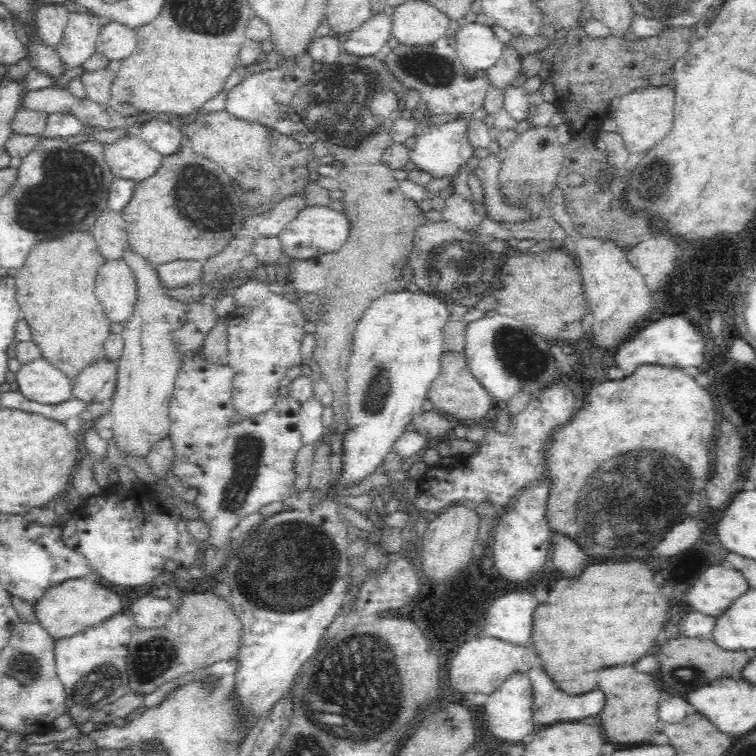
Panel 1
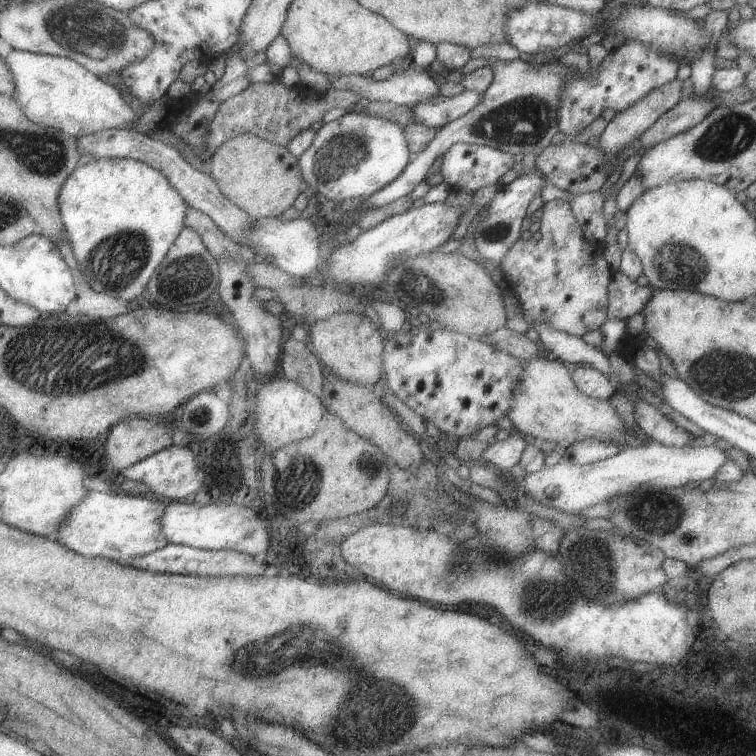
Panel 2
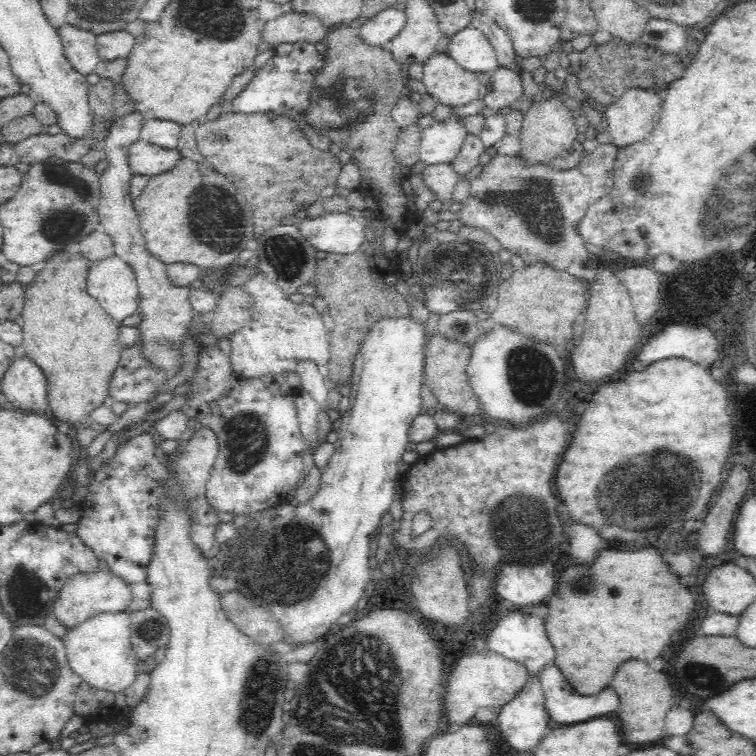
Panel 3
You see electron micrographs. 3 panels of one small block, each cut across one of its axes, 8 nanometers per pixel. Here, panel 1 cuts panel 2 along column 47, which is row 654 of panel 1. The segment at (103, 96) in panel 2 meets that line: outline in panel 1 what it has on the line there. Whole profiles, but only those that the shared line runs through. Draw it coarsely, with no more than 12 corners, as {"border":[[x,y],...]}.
{"border":[[123,611],[55,641],[72,726],[128,691],[134,626]]}

